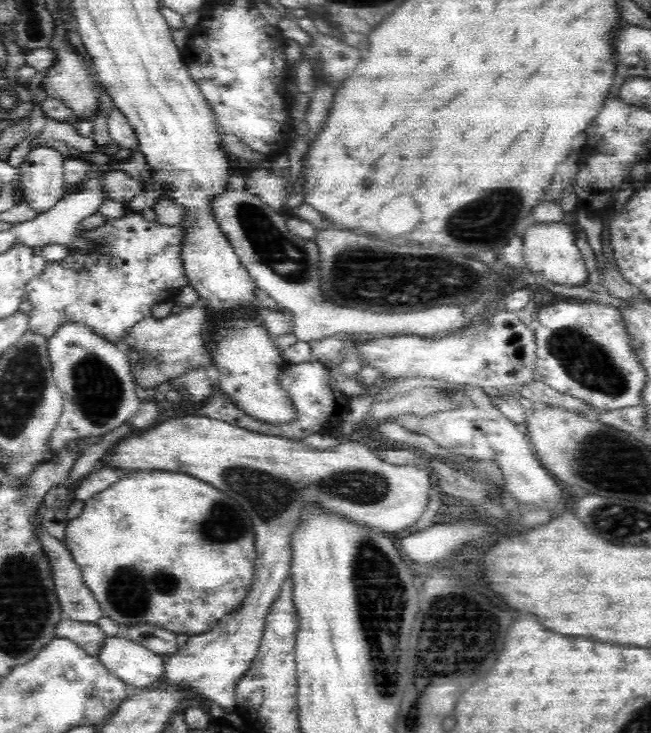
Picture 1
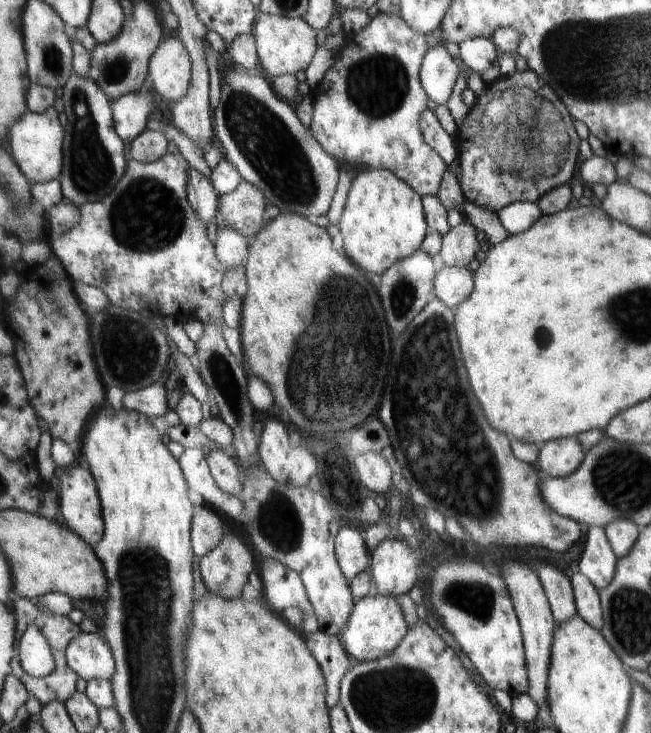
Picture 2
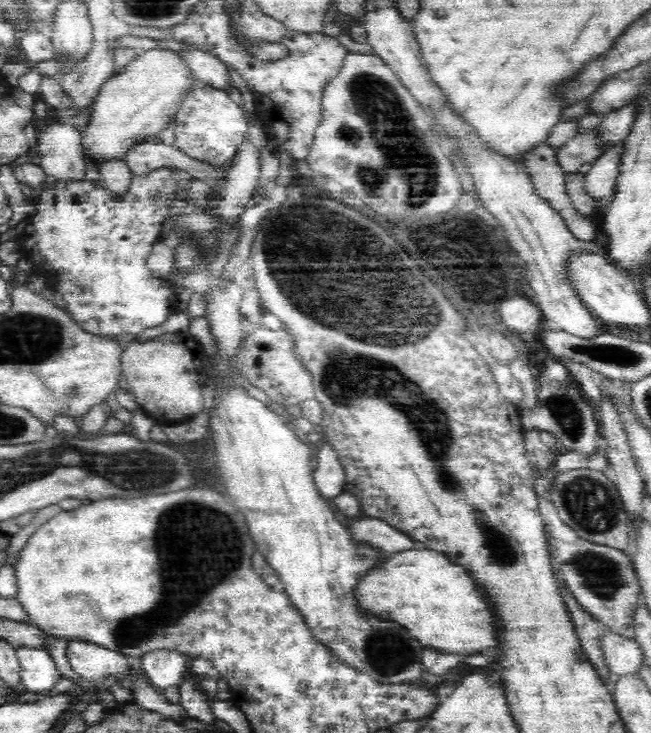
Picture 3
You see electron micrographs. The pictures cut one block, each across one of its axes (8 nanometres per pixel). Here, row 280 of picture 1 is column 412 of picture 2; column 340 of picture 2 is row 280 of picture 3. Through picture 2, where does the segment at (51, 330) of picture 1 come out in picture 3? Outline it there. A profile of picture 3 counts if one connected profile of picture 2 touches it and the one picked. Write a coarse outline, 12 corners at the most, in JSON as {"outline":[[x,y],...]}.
{"outline":[[185,170],[43,187],[18,237],[90,334],[178,310],[146,268]]}

